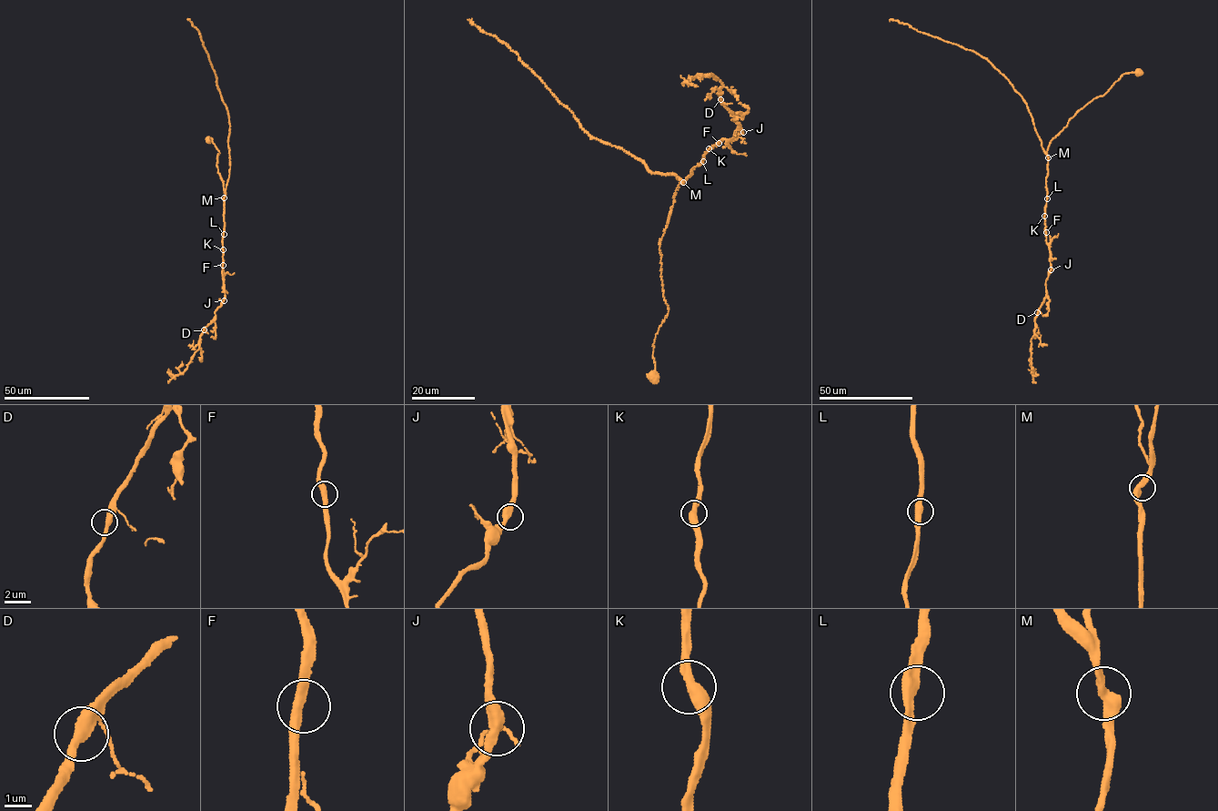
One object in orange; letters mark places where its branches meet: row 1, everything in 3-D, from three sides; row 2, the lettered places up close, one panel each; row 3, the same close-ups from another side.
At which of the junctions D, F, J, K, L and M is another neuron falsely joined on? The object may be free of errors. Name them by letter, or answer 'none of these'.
none of these

